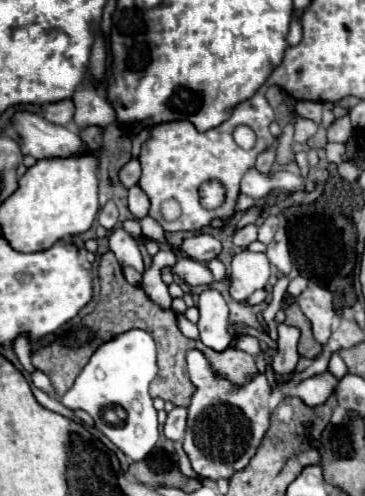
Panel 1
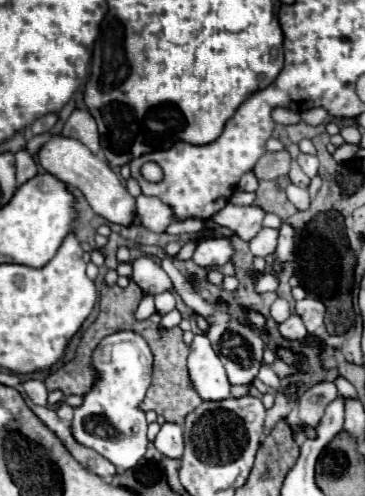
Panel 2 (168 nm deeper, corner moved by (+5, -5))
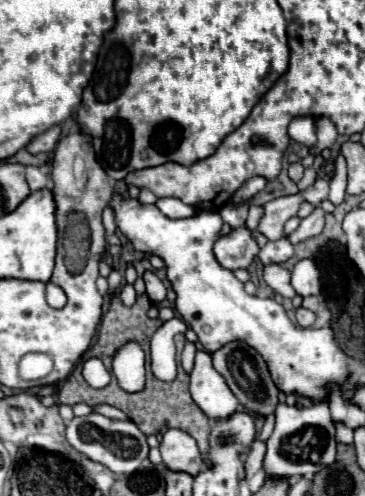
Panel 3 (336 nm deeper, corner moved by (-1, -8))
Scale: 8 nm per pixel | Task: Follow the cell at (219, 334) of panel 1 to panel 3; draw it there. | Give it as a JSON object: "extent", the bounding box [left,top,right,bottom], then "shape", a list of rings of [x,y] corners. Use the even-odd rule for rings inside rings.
{"extent":[190,350,238,420],"shape":[[[204,350],[196,354],[196,364],[190,374],[190,394],[192,394],[192,400],[198,404],[198,408],[212,420],[226,420],[238,410],[236,396],[232,396],[228,384],[224,384],[224,378],[212,368],[212,358]]]}

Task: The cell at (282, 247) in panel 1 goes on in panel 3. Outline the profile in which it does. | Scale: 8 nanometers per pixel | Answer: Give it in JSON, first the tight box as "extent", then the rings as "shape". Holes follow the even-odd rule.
{"extent":[288,206,324,244],"shape":[[[318,206],[318,208],[314,208],[314,212],[312,212],[308,218],[304,218],[304,220],[300,222],[298,230],[292,232],[292,234],[288,236],[288,240],[290,240],[292,244],[298,244],[298,242],[302,242],[302,240],[308,240],[310,236],[320,234],[322,228],[324,228],[324,210]]]}

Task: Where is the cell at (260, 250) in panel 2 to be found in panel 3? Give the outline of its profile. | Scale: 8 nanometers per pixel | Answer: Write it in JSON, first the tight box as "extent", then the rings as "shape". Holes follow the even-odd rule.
{"extent":[260,238,294,264],"shape":[[[280,238],[276,242],[268,242],[264,248],[260,248],[260,262],[262,264],[282,264],[294,254],[294,246],[288,242],[288,238]]]}

